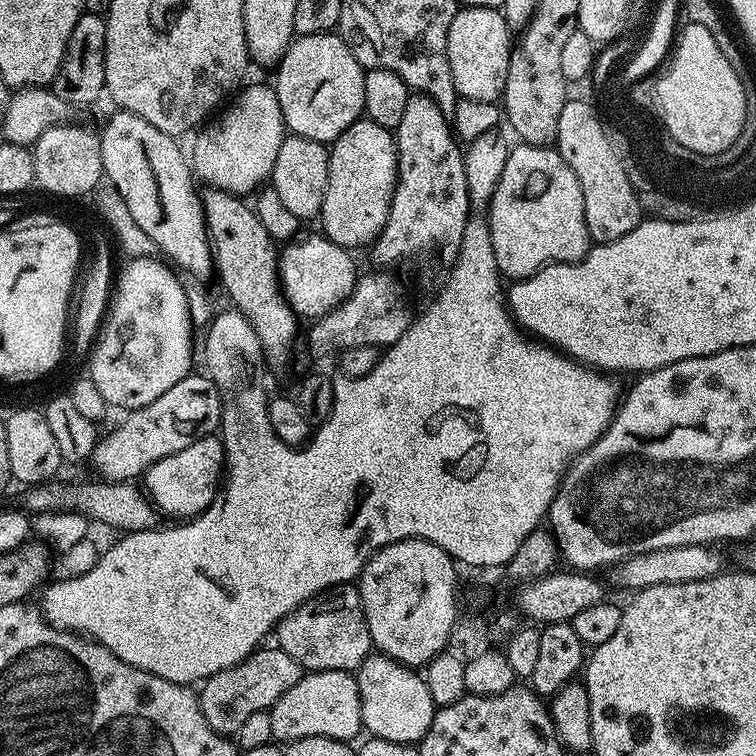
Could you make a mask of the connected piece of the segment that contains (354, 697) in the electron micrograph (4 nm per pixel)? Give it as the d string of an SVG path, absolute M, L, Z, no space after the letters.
M342 670L305 671L302 679L294 682L294 686L290 686L290 690L286 690L286 694L272 704L270 711L274 737L280 742L311 736L352 742L356 735L361 735L364 726L358 682L353 673Z

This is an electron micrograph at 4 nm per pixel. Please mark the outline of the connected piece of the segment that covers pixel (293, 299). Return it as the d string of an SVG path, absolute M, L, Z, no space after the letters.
M301 235L283 245L280 258L280 287L297 317L319 318L334 310L354 290L358 279L353 253L327 236Z

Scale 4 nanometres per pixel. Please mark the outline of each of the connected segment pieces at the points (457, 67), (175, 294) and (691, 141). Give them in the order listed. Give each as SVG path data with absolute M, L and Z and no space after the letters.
M461 7L454 22L450 22L448 35L450 74L454 74L457 93L465 100L499 101L506 86L506 70L510 66L513 43L513 33L501 9Z
M132 258L124 269L119 269L114 280L114 291L108 305L108 315L100 326L100 334L92 345L87 361L87 375L98 386L102 398L113 409L131 410L150 406L154 398L166 394L174 382L182 382L192 368L192 315L188 309L188 294L185 285L180 285L177 273L163 259Z
M690 23L683 27L675 37L666 64L668 69L656 84L658 116L667 135L677 139L687 150L706 155L727 148L743 137L744 123L748 120L748 96L744 93L745 81L726 62L710 30Z

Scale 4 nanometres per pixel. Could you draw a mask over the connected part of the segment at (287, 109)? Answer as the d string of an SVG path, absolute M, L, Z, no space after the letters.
M335 31L296 36L275 69L274 87L287 131L325 146L364 116L365 69Z

